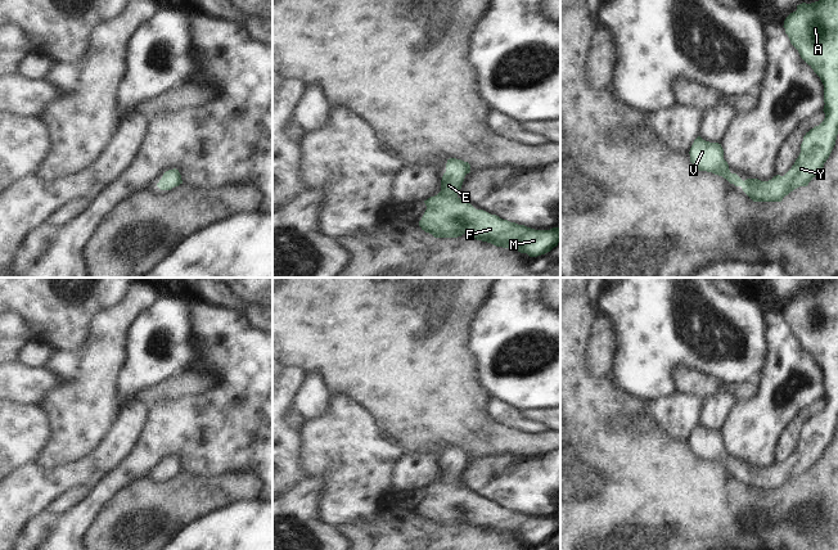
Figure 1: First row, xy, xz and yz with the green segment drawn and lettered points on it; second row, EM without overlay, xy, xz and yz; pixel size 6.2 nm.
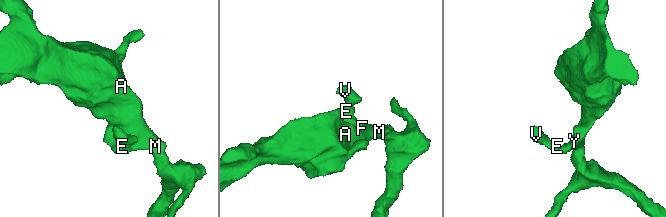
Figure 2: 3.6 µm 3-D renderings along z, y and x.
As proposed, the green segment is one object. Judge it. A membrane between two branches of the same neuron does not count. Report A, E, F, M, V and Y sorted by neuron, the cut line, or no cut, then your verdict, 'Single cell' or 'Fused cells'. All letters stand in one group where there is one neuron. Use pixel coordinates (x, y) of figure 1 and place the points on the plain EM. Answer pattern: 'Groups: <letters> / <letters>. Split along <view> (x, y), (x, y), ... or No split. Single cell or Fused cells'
Groups: A E F M V Y. No split. Single cell

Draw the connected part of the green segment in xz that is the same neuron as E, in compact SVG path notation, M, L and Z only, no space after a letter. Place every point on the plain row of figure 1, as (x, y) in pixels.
M450 446L441 468L441 479L424 488L427 497L419 514L434 526L458 526L465 522L470 527L491 531L496 535L514 536L530 545L550 540L560 529L559 515L535 518L476 497L458 484L470 452Z

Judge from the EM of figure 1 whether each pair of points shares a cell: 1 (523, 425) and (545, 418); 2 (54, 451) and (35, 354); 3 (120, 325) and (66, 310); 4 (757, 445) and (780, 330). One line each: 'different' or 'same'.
1: different
2: different
3: different
4: same

